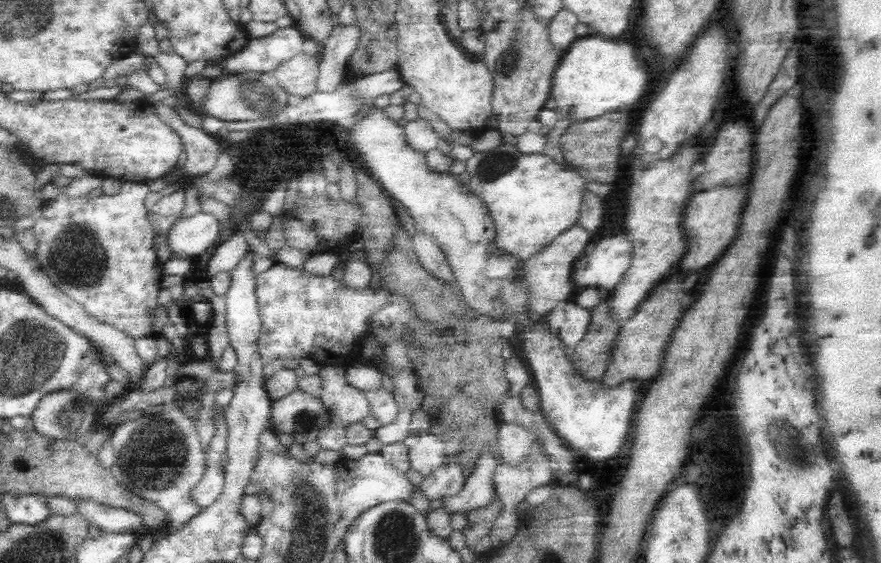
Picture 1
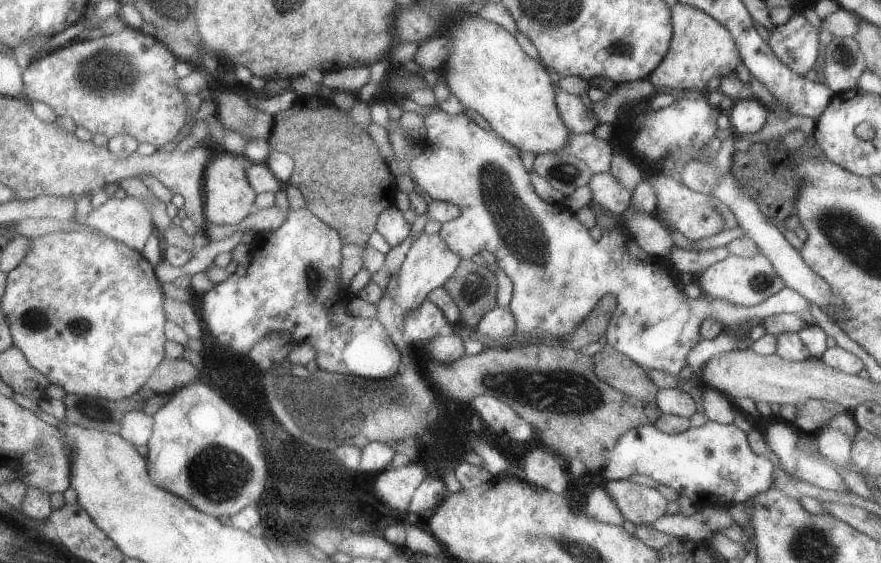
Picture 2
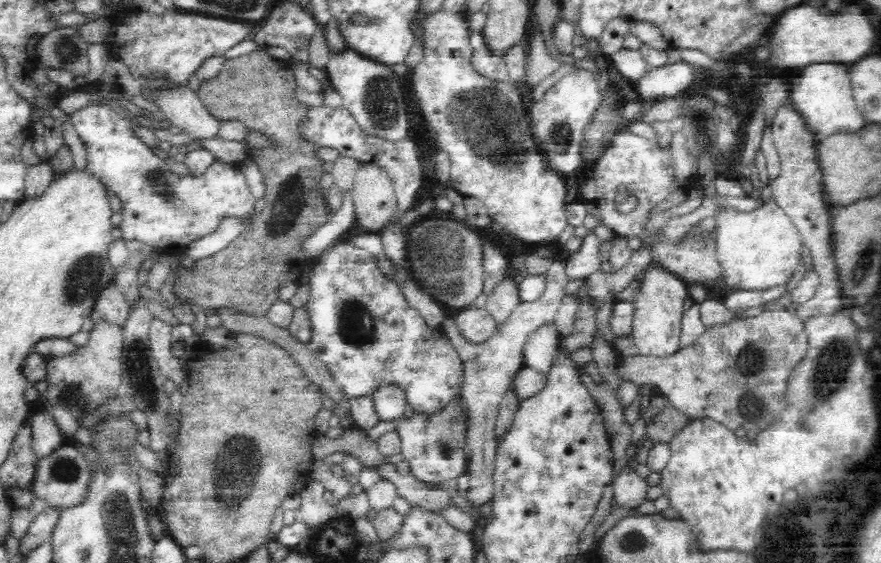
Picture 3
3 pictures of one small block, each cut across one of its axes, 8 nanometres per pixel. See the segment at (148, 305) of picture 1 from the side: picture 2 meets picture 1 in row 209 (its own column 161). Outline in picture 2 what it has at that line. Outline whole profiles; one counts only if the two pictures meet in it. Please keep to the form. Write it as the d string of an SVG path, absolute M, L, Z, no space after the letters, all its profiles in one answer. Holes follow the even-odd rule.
M129 27L120 33L112 35L106 33L102 38L97 40L85 40L83 42L77 41L72 45L61 47L54 52L44 54L38 59L34 60L31 66L25 70L25 84L27 97L33 103L36 101L43 101L49 103L61 116L73 117L77 126L85 127L90 130L92 134L103 133L110 140L115 137L132 136L136 138L136 144L149 143L156 148L160 148L166 144L173 144L174 138L182 132L186 120L188 120L188 104L186 104L186 93L179 88L179 78L176 76L176 64L182 61L172 49L170 49L159 36L148 36L144 34L141 29L134 29Z

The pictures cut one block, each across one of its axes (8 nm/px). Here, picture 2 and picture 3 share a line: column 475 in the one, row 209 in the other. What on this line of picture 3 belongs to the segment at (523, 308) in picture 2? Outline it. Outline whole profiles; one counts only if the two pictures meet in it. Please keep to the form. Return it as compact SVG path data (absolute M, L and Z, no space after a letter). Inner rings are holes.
M90 103L68 116L84 148L86 171L98 179L106 190L116 193L120 198L122 221L119 227L124 241L139 240L149 244L155 250L172 247L174 252L180 252L180 249L192 240L212 232L222 219L235 218L244 229L254 222L257 215L256 198L237 164L216 161L209 166L204 176L196 177L188 174L180 177L170 171L168 163L154 154L154 150L136 134L138 123L134 119L118 114L112 106Z

